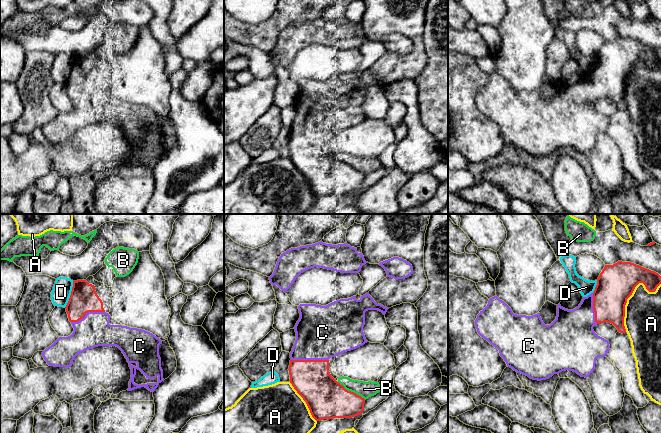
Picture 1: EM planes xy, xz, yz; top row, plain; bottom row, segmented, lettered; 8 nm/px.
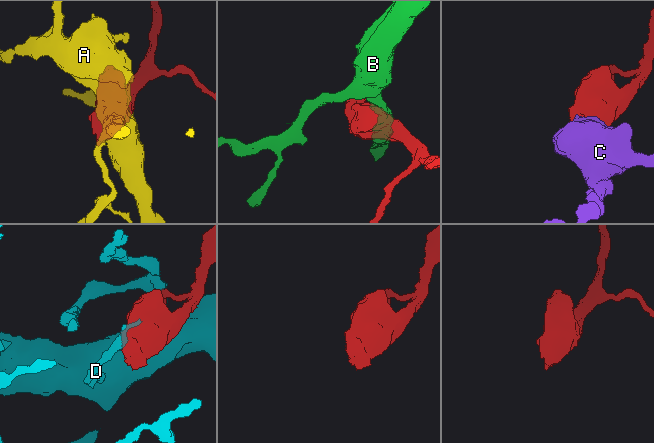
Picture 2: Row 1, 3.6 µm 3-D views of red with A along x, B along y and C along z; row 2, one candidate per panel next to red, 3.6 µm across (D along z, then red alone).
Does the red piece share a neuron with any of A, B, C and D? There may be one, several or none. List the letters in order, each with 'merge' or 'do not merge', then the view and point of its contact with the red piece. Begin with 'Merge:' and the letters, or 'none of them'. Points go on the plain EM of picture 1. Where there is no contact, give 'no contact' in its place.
Merge: C
A: do not merge; contact yz (631, 70)
B: do not merge; contact xz (352, 168)
C: merge; contact xz (310, 136)
D: do not merge; contact xy (71, 70)

